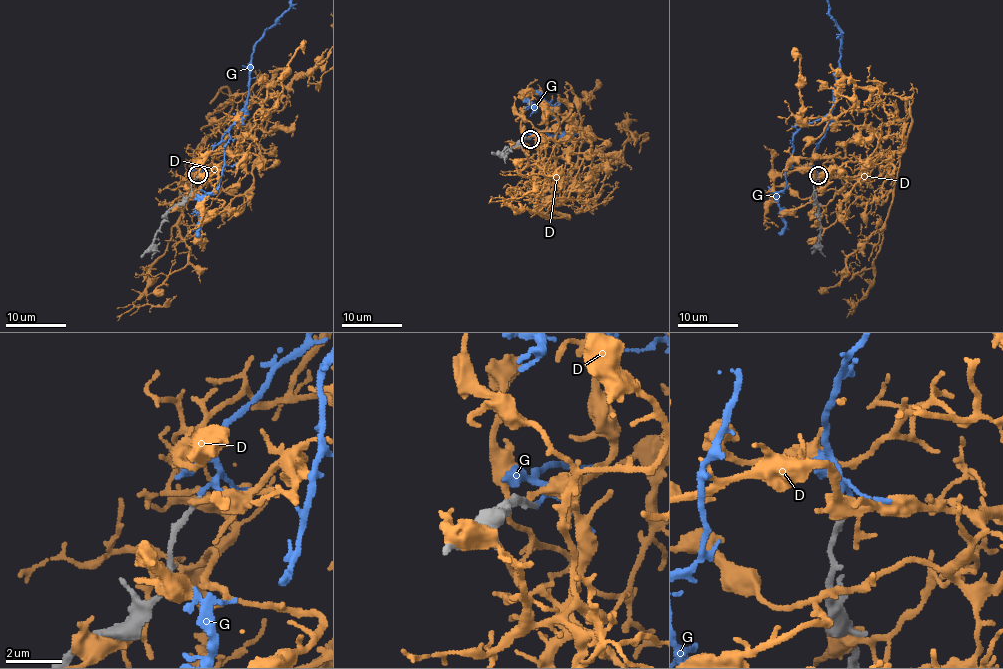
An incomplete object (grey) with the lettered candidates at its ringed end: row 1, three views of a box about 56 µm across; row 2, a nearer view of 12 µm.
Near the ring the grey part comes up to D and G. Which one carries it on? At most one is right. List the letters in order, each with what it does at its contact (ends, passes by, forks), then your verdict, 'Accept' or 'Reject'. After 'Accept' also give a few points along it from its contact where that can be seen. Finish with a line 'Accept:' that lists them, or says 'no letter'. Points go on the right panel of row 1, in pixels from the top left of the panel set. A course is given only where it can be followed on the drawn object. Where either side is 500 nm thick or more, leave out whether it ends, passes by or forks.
D: It passes by. Reject
G: It passes by. Accept
Accept: G

